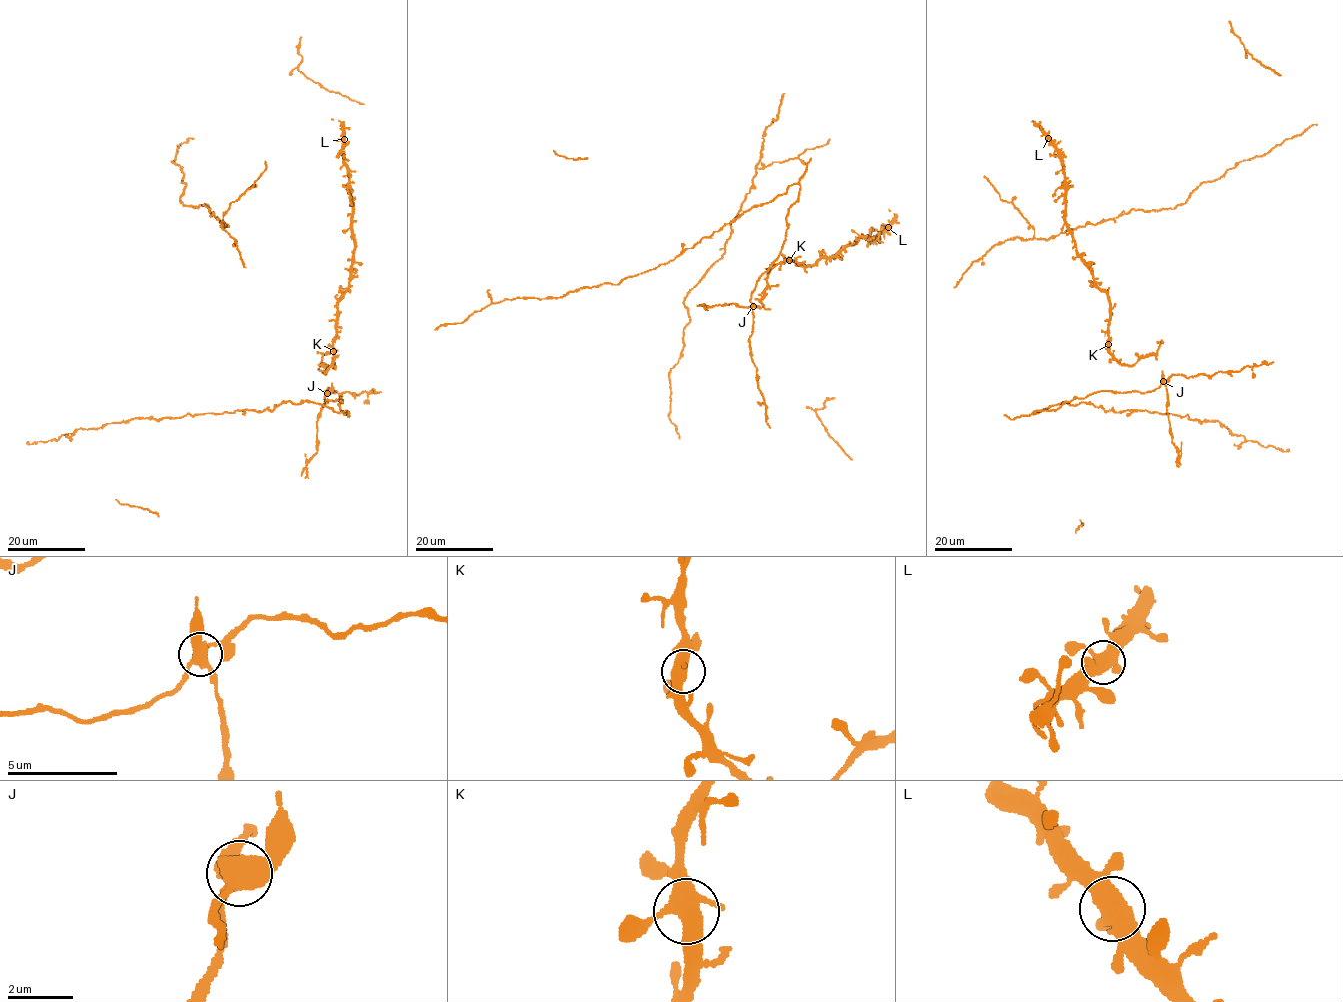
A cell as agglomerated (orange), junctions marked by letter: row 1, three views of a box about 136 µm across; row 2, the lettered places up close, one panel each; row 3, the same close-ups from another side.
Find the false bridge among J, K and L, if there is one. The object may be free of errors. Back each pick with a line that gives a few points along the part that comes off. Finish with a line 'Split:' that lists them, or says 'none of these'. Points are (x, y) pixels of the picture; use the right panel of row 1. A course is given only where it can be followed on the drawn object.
J: Course of the part to remove: (1163, 381), (1178, 467)
Split: J

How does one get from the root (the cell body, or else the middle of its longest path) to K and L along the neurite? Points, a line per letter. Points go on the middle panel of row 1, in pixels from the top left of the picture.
K: (865, 238), (860, 237), (855, 243), (811, 265), (805, 266), (789, 260)
L: (865, 238), (878, 241), (888, 227)

